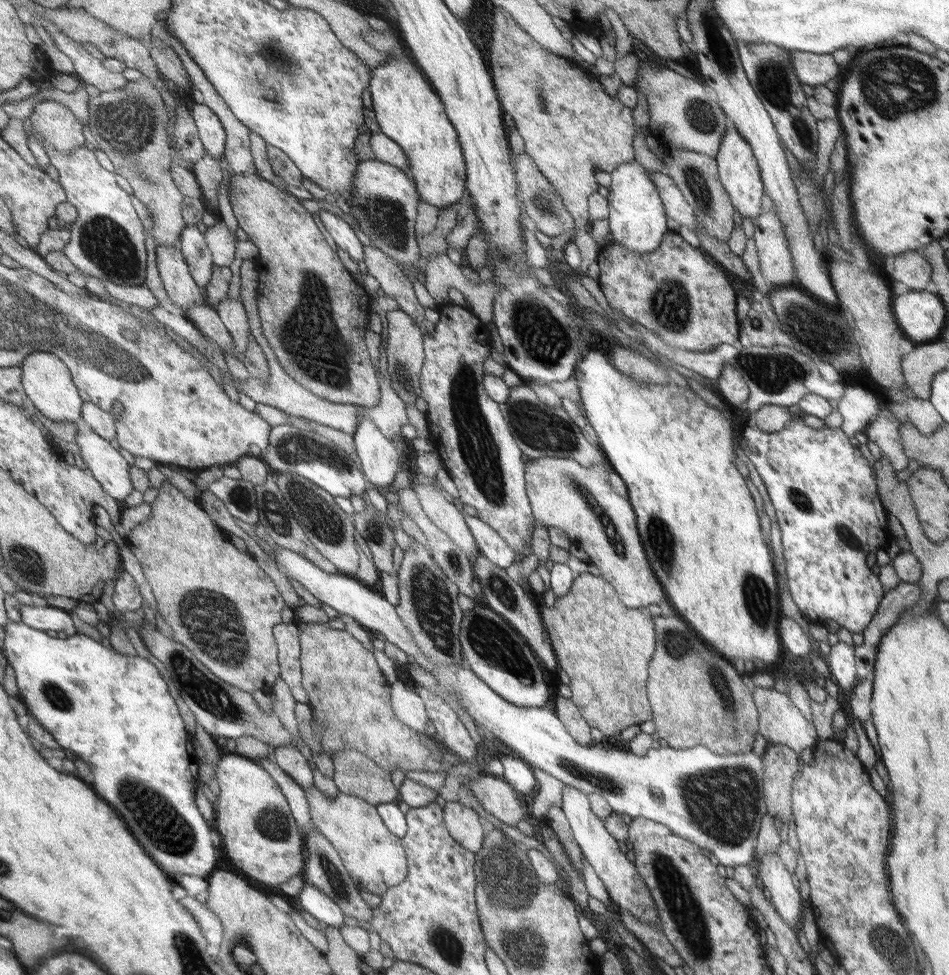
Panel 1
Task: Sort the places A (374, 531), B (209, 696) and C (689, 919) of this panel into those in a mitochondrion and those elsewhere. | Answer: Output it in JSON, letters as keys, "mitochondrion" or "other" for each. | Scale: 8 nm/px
{"A":"mitochondrion","B":"mitochondrion","C":"mitochondrion"}

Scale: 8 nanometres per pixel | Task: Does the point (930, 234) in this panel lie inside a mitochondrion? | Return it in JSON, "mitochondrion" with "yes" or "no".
{"mitochondrion":"no"}

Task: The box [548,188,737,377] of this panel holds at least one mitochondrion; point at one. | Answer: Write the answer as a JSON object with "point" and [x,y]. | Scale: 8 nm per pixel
{"point":[669,302]}

